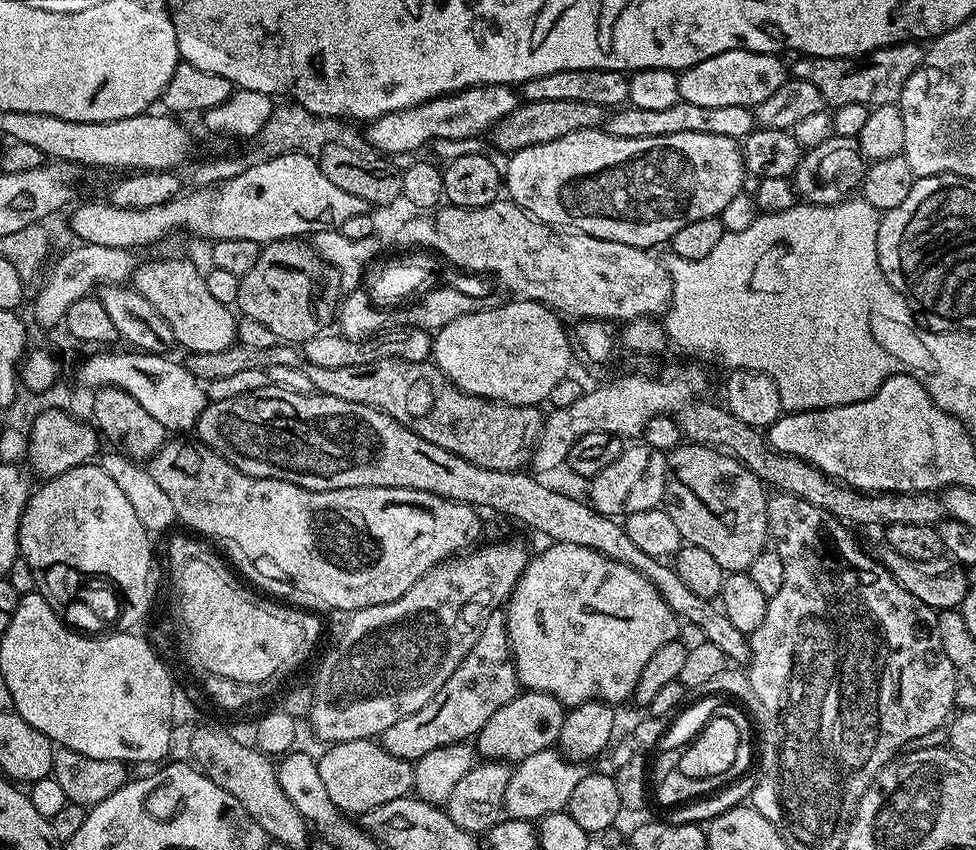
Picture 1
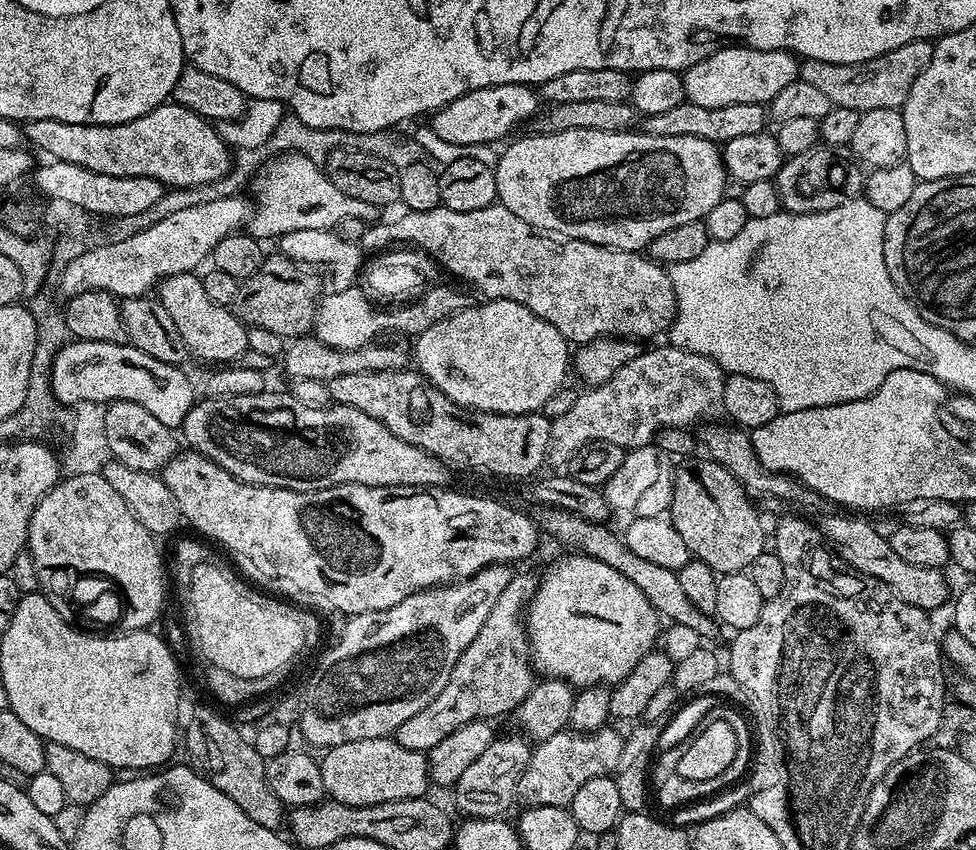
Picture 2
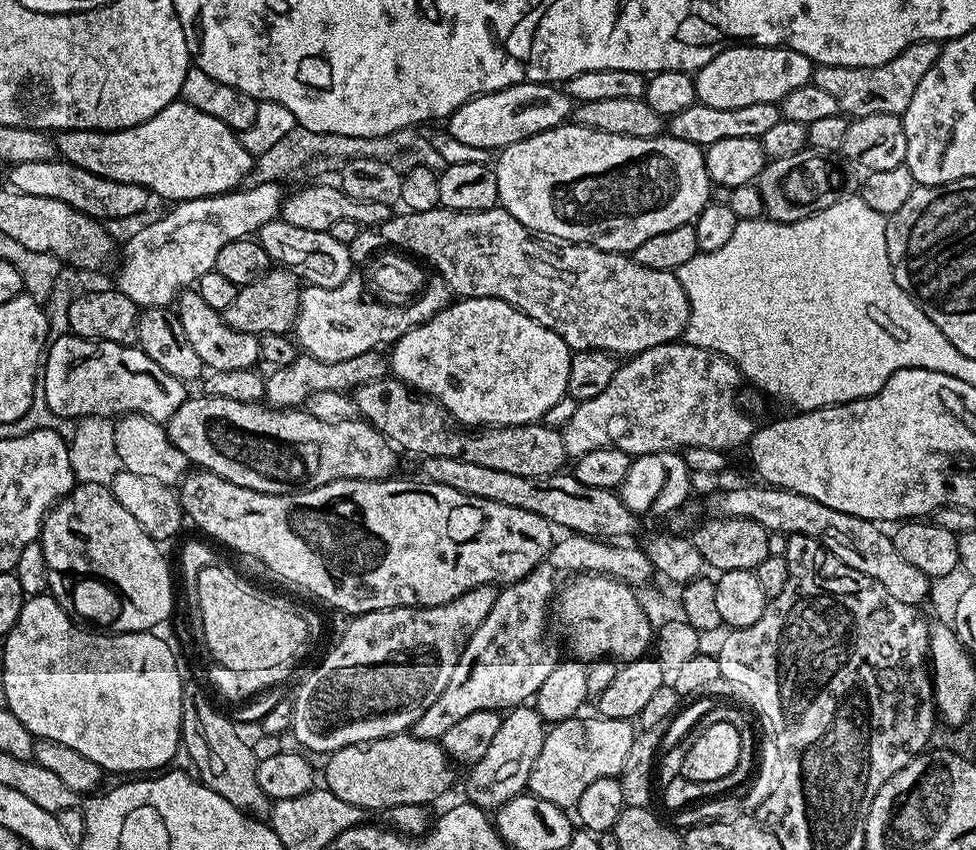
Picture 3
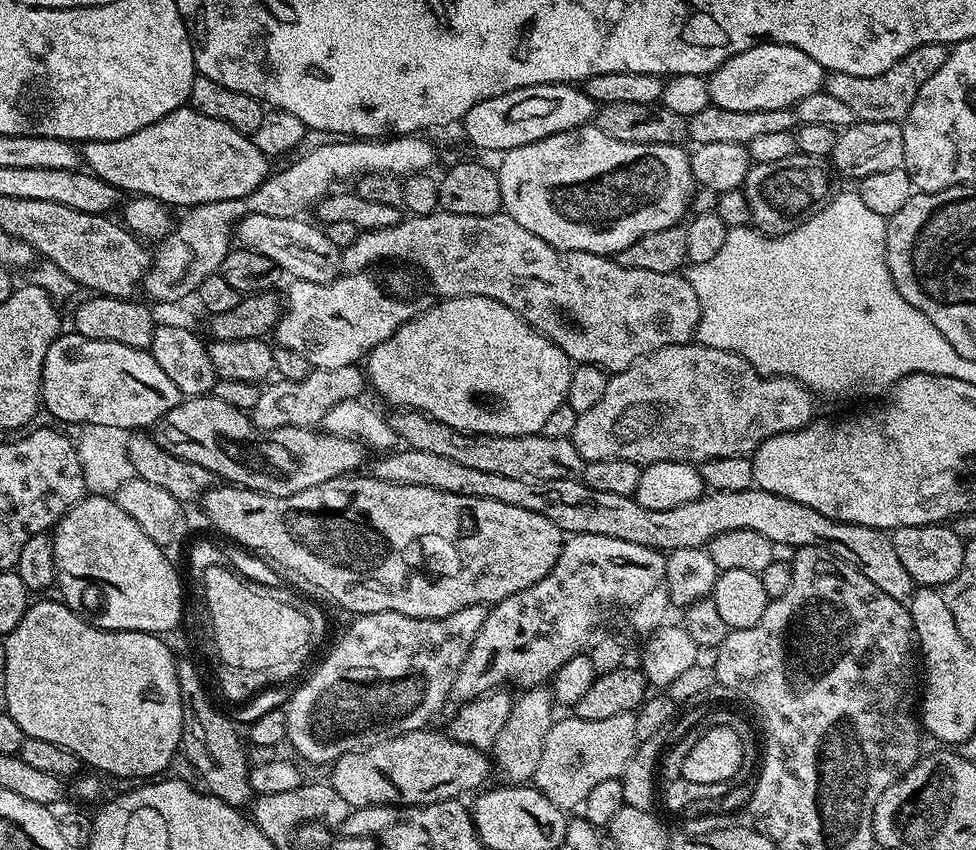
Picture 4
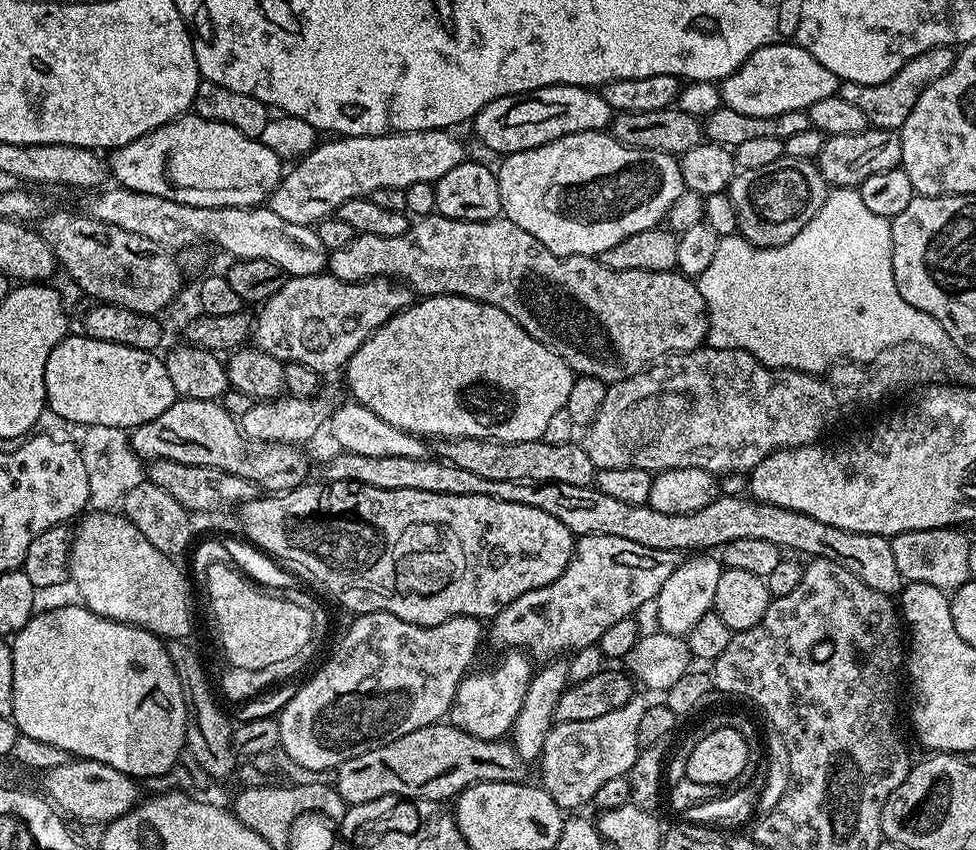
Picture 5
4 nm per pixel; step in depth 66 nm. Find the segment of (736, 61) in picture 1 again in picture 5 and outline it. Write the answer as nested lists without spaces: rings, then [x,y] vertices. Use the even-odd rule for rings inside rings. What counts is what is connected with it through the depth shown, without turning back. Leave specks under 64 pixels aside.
[[[785,42],[754,50],[752,57],[742,62],[734,74],[719,81],[719,86],[723,107],[738,110],[738,114],[750,114],[750,118],[774,118],[790,110],[805,111],[814,102],[822,102],[822,98],[837,95],[841,83],[814,54],[799,48],[795,42]]]

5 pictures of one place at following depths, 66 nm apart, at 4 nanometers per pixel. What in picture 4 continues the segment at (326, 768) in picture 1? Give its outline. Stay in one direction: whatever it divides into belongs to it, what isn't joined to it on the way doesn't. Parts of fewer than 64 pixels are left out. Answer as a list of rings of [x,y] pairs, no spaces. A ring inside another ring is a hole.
[[[447,731],[407,732],[389,740],[383,740],[372,748],[362,752],[351,752],[338,758],[331,765],[332,777],[330,783],[338,794],[347,802],[349,809],[379,808],[384,805],[419,806],[421,804],[440,804],[444,800],[455,800],[463,797],[463,792],[475,793],[481,787],[480,783],[490,772],[490,756],[488,752],[480,752],[473,744],[460,744],[453,740]]]

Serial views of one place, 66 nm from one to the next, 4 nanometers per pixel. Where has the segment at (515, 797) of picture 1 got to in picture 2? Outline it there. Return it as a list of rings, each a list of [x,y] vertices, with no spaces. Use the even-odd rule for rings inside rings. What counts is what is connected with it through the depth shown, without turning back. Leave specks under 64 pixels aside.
[[[612,726],[597,728],[594,732],[579,733],[575,730],[565,730],[554,734],[554,738],[546,738],[539,741],[533,747],[532,757],[524,773],[520,775],[520,781],[516,787],[516,795],[521,805],[533,808],[534,806],[558,806],[568,808],[571,805],[574,794],[578,794],[578,789],[590,782],[590,778],[599,776],[612,776],[618,766],[618,758],[622,758],[622,746],[624,736],[616,733]]]

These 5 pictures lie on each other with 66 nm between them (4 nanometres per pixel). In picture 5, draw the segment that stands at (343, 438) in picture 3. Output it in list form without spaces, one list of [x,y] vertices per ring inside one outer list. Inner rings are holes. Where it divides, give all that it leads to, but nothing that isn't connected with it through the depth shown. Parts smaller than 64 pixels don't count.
[[[176,399],[170,407],[162,410],[162,414],[158,414],[158,418],[131,429],[130,445],[144,462],[173,460],[183,464],[226,470],[238,478],[246,478],[255,484],[257,489],[268,494],[290,492],[294,488],[299,488],[309,479],[308,456],[304,453],[303,447],[294,444],[267,444],[265,440],[251,440],[244,432],[241,421],[237,417],[231,416],[223,403],[214,400]]]

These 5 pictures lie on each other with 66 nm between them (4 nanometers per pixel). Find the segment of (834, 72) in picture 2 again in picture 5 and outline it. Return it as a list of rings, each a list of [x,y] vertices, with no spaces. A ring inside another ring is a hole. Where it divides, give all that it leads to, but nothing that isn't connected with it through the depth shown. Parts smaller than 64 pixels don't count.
[[[952,46],[931,48],[910,58],[910,62],[906,62],[906,66],[902,66],[902,70],[898,70],[898,74],[894,74],[894,78],[890,78],[886,82],[859,84],[849,80],[843,81],[838,89],[838,95],[846,98],[846,102],[858,106],[858,110],[862,110],[862,114],[866,114],[871,127],[899,130],[906,122],[906,118],[910,118],[910,110],[914,110],[914,102],[918,102],[918,98],[922,98],[922,90],[926,90],[926,86],[930,86],[930,82],[938,82],[938,78],[942,78],[942,74],[946,74],[946,70],[950,70],[950,66],[954,66],[956,54],[957,49]]]

